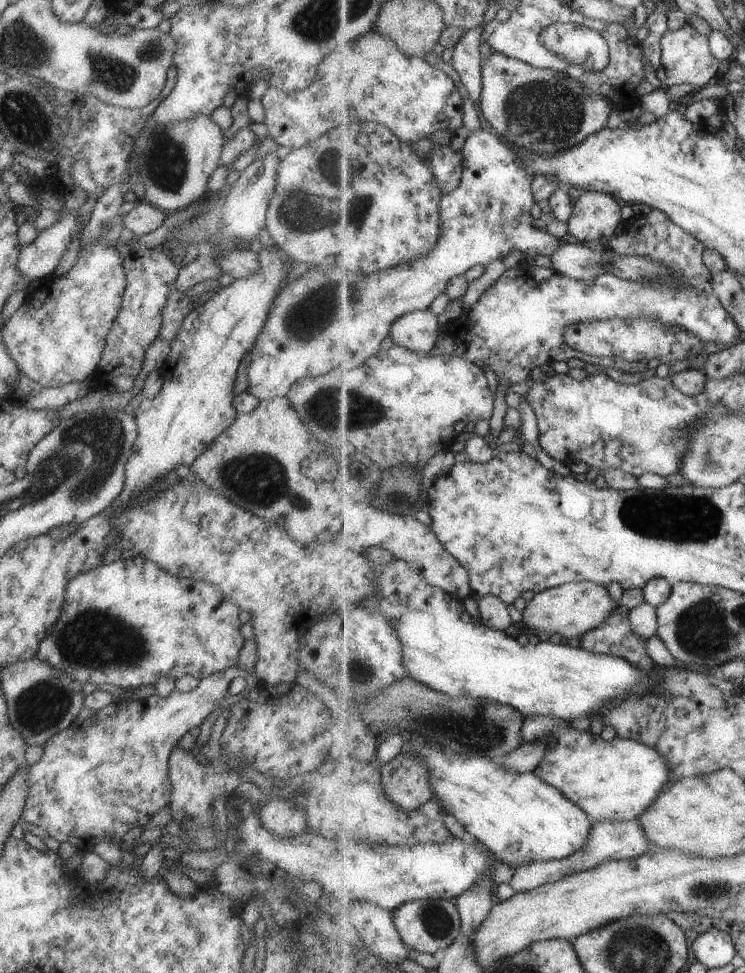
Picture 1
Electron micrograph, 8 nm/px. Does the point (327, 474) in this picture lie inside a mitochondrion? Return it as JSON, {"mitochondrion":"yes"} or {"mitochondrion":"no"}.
{"mitochondrion":"no"}

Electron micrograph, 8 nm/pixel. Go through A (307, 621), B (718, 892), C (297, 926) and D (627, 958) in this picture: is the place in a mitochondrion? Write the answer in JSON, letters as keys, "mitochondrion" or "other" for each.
{"A":"other","B":"mitochondrion","C":"other","D":"mitochondrion"}

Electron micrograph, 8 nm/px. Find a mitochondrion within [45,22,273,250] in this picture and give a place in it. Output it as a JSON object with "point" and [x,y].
{"point":[118,77]}

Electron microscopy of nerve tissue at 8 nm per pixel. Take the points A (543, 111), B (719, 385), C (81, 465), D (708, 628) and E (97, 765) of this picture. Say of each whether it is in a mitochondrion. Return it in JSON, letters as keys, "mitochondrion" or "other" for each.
{"A":"mitochondrion","B":"other","C":"mitochondrion","D":"mitochondrion","E":"other"}

